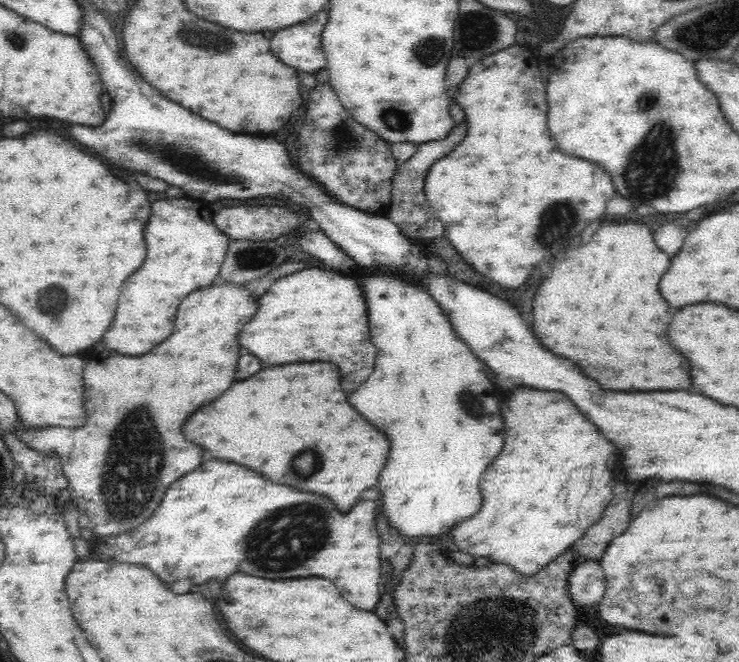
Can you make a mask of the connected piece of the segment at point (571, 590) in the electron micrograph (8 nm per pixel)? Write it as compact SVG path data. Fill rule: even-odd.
M581 560L568 574L568 597L578 609L599 606L607 587L604 567L600 561Z

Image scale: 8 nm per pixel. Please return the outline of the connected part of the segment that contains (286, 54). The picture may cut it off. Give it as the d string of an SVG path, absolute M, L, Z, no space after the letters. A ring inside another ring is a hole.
M322 10L306 22L275 31L270 46L272 53L285 65L292 66L296 72L316 75L326 64L321 43L326 22L328 10Z

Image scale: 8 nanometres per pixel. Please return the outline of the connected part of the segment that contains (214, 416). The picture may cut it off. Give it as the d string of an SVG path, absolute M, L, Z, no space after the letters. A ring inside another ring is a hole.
M330 362L266 368L242 382L234 382L220 398L194 410L192 418L188 418L186 430L184 436L188 440L216 452L216 458L260 470L264 478L276 484L288 484L300 492L328 494L344 514L352 510L364 490L376 484L390 450L388 438L352 408L348 394L340 386L340 368Z

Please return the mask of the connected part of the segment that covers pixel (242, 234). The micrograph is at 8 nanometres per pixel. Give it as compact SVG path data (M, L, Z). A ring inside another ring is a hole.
M212 206L212 210L212 220L216 222L216 228L227 235L229 243L236 240L274 240L284 232L296 228L300 222L300 216L276 206Z

